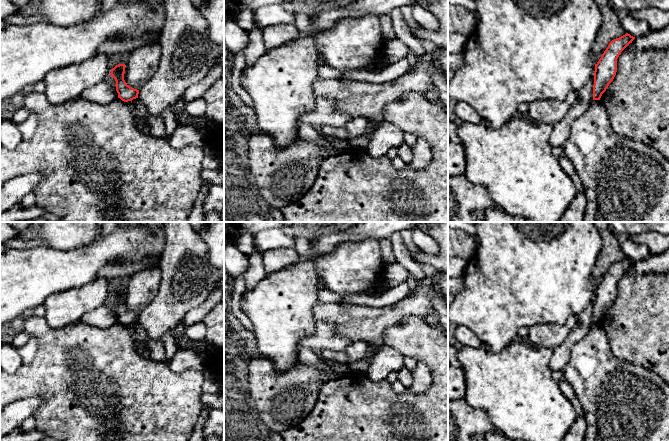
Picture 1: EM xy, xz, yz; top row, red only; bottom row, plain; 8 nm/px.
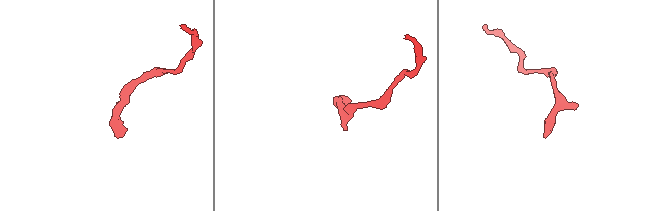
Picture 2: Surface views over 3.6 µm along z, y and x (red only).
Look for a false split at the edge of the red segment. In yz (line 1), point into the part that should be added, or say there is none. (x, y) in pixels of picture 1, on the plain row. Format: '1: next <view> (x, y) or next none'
1: next none

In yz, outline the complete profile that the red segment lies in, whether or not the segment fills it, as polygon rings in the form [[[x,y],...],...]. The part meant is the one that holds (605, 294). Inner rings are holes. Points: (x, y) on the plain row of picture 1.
[[[626,257],[612,264],[599,285],[595,288],[593,324],[600,324],[617,296],[617,283],[620,277],[635,263]]]

